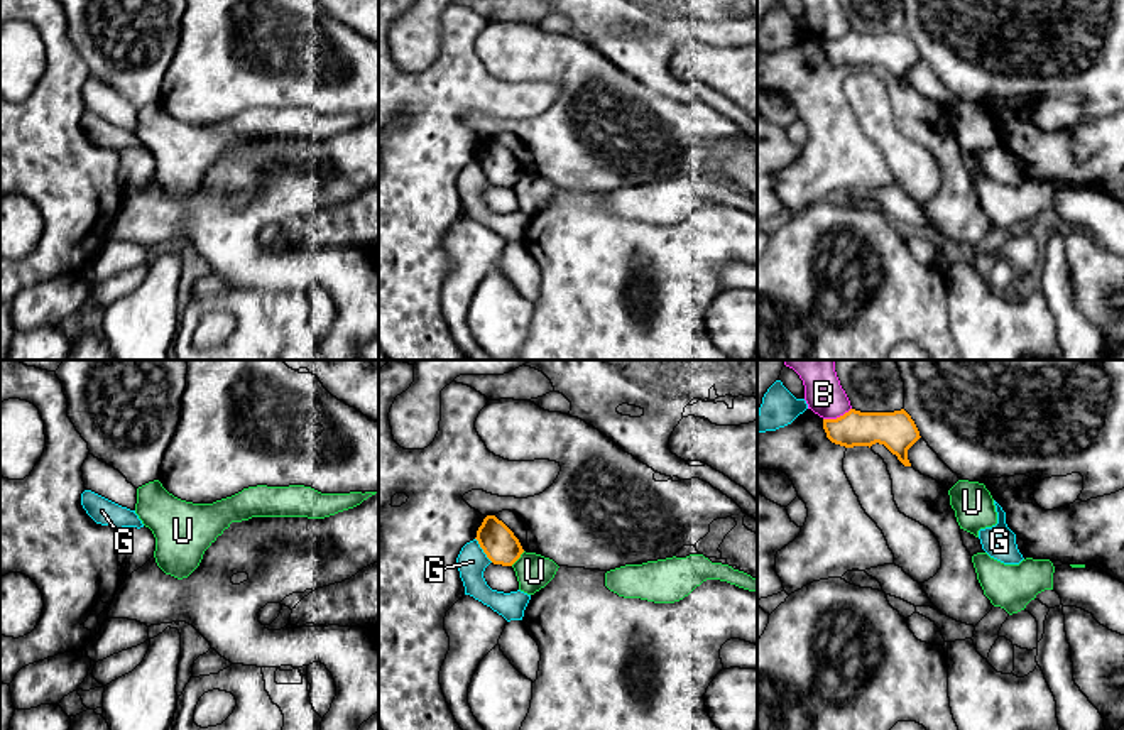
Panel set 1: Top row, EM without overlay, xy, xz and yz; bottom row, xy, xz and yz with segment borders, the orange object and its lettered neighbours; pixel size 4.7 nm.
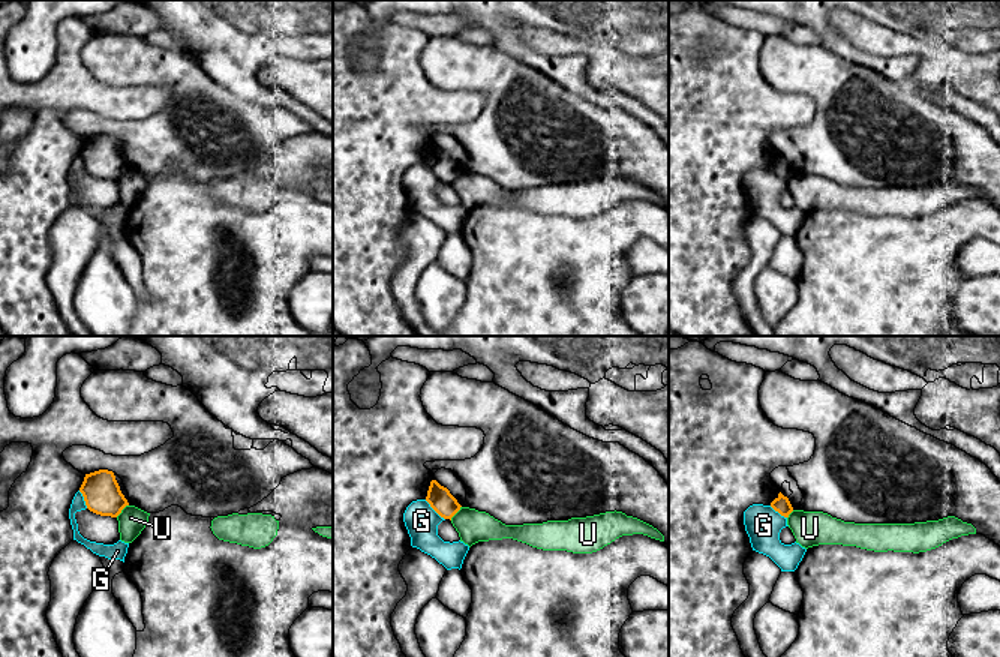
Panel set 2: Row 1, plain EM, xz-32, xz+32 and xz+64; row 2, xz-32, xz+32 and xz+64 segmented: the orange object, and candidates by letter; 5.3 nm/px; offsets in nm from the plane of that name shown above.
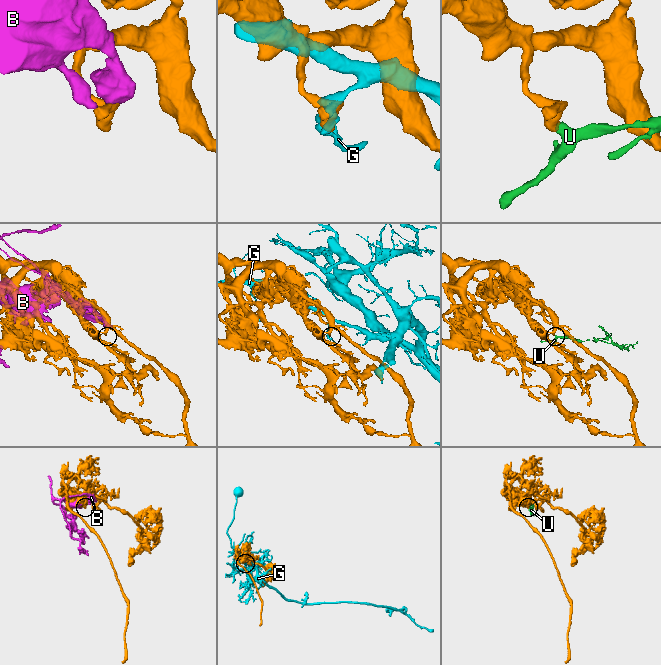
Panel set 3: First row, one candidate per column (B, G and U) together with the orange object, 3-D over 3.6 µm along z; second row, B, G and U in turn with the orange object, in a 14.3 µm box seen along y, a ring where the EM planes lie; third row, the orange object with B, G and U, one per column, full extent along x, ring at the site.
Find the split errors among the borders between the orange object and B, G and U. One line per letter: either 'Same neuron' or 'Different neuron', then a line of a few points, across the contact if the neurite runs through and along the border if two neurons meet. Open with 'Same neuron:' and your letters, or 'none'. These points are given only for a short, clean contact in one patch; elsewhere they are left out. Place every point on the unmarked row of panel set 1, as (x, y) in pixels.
Same neuron: none
B: Different neuron
G: Different neuron
U: Different neuron. Line: xz (524, 173), (511, 186)

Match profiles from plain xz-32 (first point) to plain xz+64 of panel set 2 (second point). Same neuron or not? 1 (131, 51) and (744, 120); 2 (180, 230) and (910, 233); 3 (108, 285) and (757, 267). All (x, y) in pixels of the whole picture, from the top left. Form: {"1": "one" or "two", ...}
{"1": "two", "2": "one", "3": "two"}

